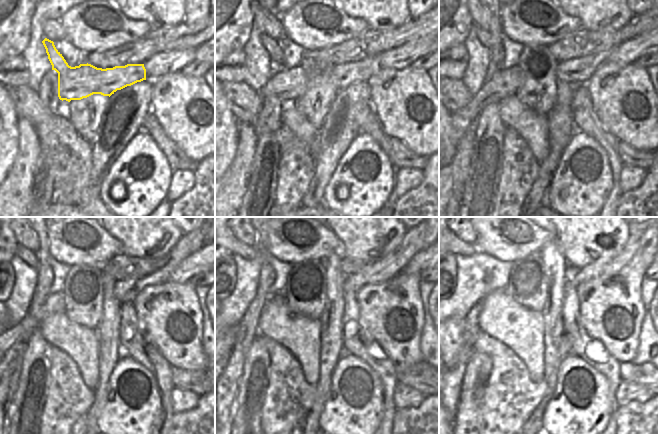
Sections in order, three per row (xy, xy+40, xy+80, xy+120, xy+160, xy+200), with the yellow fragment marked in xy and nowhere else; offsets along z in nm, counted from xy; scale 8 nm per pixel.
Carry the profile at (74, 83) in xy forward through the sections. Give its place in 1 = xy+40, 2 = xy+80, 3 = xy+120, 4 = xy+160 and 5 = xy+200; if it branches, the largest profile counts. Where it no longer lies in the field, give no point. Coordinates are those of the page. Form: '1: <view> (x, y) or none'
1: xy+40 (285, 83)
2: xy+80 (505, 82)
3: xy+120 (54, 303)
4: xy+160 (235, 329)
5: xy+200 (459, 246)

